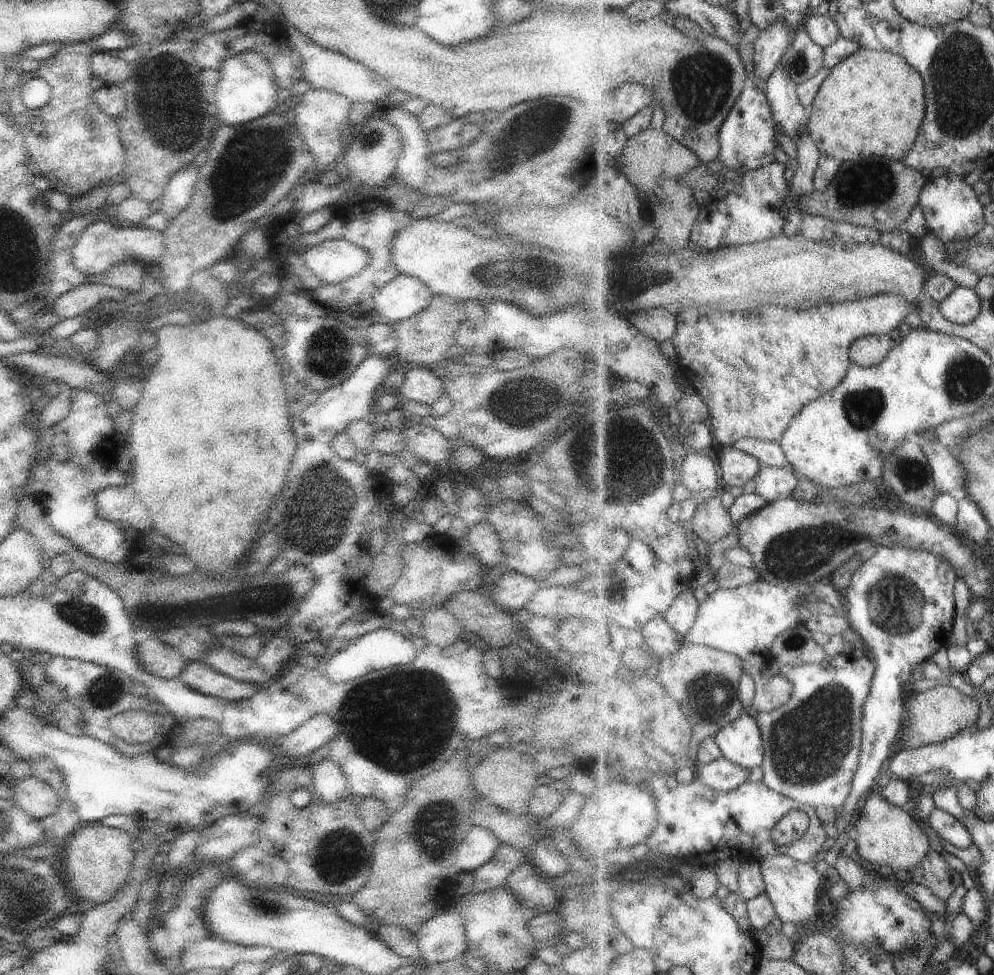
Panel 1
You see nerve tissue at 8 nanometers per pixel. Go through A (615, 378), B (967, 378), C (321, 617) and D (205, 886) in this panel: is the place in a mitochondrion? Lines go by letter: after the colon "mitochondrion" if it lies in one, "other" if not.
A: other
B: mitochondrion
C: other
D: other

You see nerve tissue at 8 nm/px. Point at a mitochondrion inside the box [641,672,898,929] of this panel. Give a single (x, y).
(807, 745)

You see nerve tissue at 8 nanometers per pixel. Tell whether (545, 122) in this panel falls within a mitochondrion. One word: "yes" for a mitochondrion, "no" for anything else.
yes

